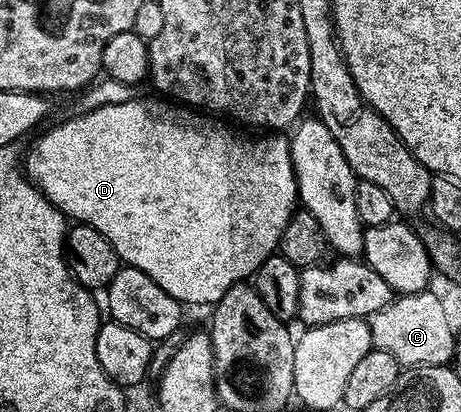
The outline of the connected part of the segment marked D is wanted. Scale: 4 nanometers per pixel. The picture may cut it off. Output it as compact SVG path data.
M134 99L78 112L76 114L78 117L73 117L70 121L65 121L62 125L47 130L34 143L33 150L26 157L24 154L23 165L33 184L41 190L42 195L61 214L69 219L74 217L72 219L74 222L95 227L95 231L99 231L99 235L103 235L103 239L107 239L107 243L111 243L111 247L115 247L117 258L128 268L143 271L143 275L155 279L155 283L159 283L159 287L163 287L163 291L167 291L167 295L180 301L182 306L206 305L206 307L212 307L219 299L223 299L223 295L227 295L227 291L232 285L242 284L246 279L252 278L261 264L278 252L283 227L287 227L289 218L293 216L295 206L299 201L297 180L291 163L289 137L285 135L261 135L261 138L240 137L239 134L232 133L228 129L228 127L230 128L228 124L217 119L210 119L204 112L180 103L170 104L165 99L157 100L161 101Z

